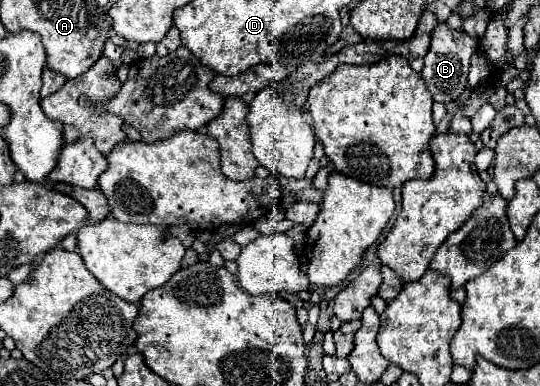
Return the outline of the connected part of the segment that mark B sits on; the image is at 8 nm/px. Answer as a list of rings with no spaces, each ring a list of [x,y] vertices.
[[[439,23],[431,31],[431,47],[429,53],[425,55],[425,65],[423,65],[423,79],[427,83],[427,89],[433,95],[435,103],[449,103],[455,101],[463,89],[467,87],[467,73],[469,73],[469,63],[473,53],[477,51],[477,41],[471,39],[463,31],[449,29],[445,23]]]

